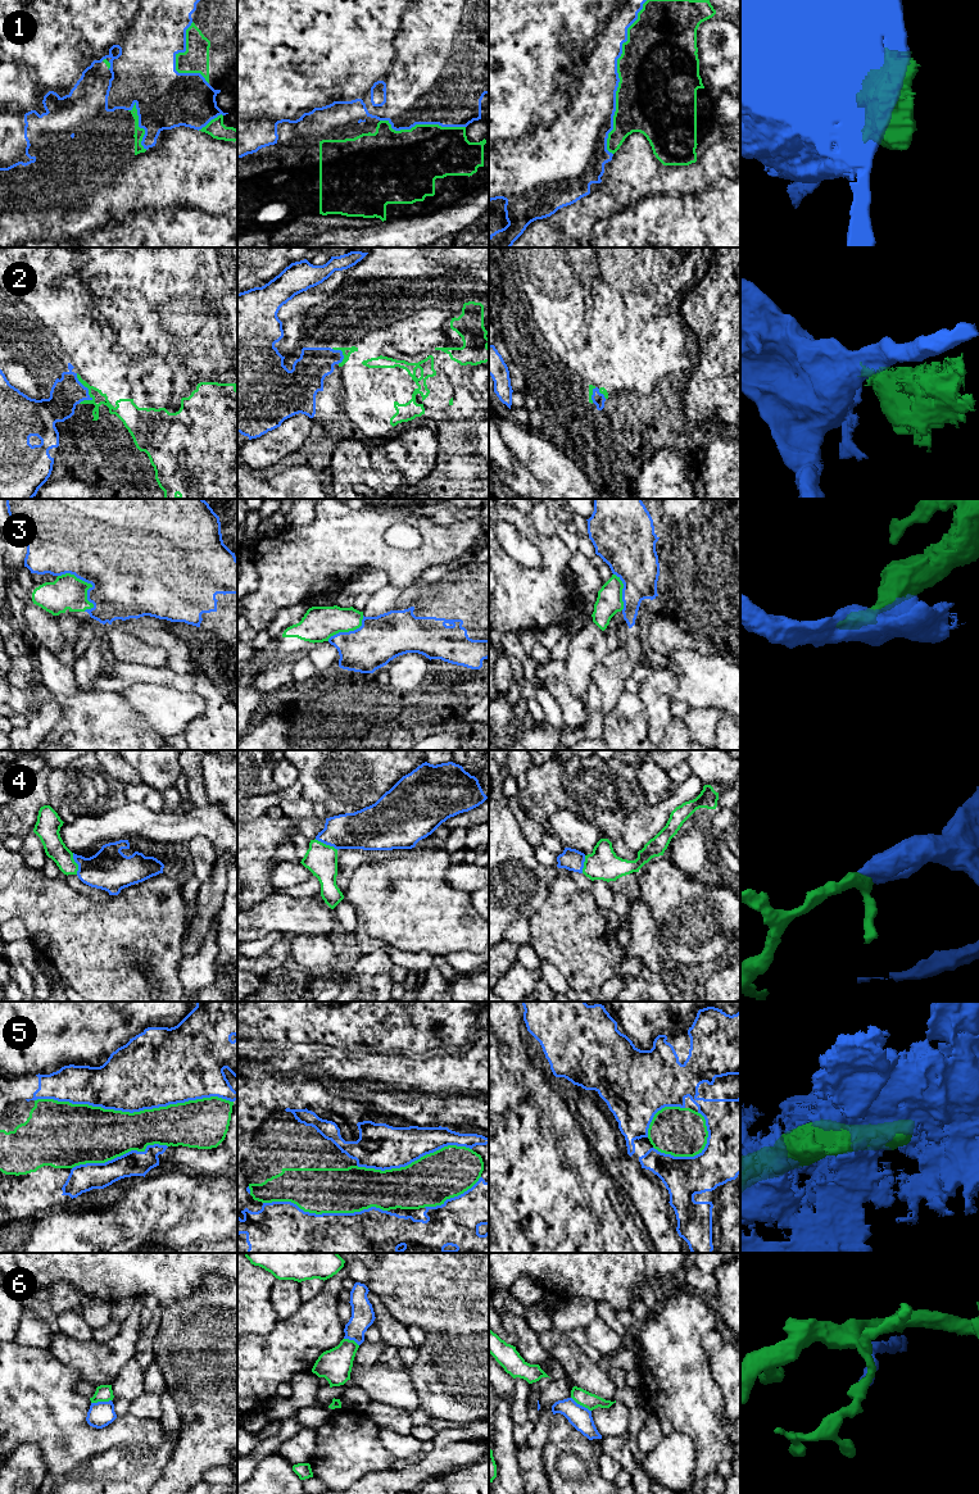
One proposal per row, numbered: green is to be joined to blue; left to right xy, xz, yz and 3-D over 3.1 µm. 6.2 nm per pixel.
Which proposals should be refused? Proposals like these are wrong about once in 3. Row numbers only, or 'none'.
1, 2, 3, 6

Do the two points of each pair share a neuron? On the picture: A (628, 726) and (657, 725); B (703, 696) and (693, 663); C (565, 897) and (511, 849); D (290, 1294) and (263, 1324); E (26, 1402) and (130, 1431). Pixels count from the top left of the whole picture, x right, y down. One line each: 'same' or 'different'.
A: different
B: same
C: different
D: different
E: same

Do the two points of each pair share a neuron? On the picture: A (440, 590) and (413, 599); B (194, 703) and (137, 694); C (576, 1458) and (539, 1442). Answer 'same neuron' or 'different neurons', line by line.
A: different neurons
B: same neuron
C: different neurons

